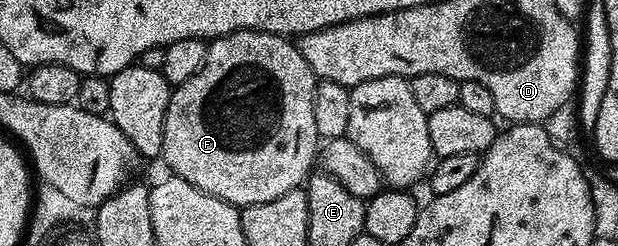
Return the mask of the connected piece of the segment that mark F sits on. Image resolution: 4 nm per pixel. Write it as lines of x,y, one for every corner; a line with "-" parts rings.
238,30
216,37
208,44
202,70
173,87
162,138
162,160
168,163
167,171
239,209
274,202
274,198
290,194
290,190
307,181
322,144
318,126
314,126
317,83
312,67
289,37
254,30

